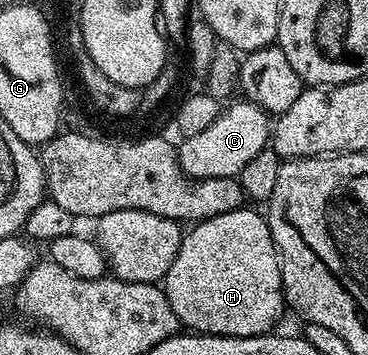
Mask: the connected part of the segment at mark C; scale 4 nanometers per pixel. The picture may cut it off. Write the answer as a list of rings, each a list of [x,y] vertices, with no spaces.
[[[232,101],[227,104],[221,110],[219,117],[214,121],[214,125],[209,125],[208,128],[202,129],[202,133],[194,133],[193,135],[187,136],[183,140],[184,144],[179,144],[178,154],[180,157],[180,164],[182,169],[188,175],[190,179],[209,179],[210,177],[236,177],[239,176],[242,169],[246,169],[246,165],[250,165],[250,161],[254,161],[254,157],[258,157],[258,153],[262,153],[266,150],[270,143],[270,116],[267,111],[263,111],[257,103],[251,103],[249,101],[241,101],[242,103],[236,103]]]

